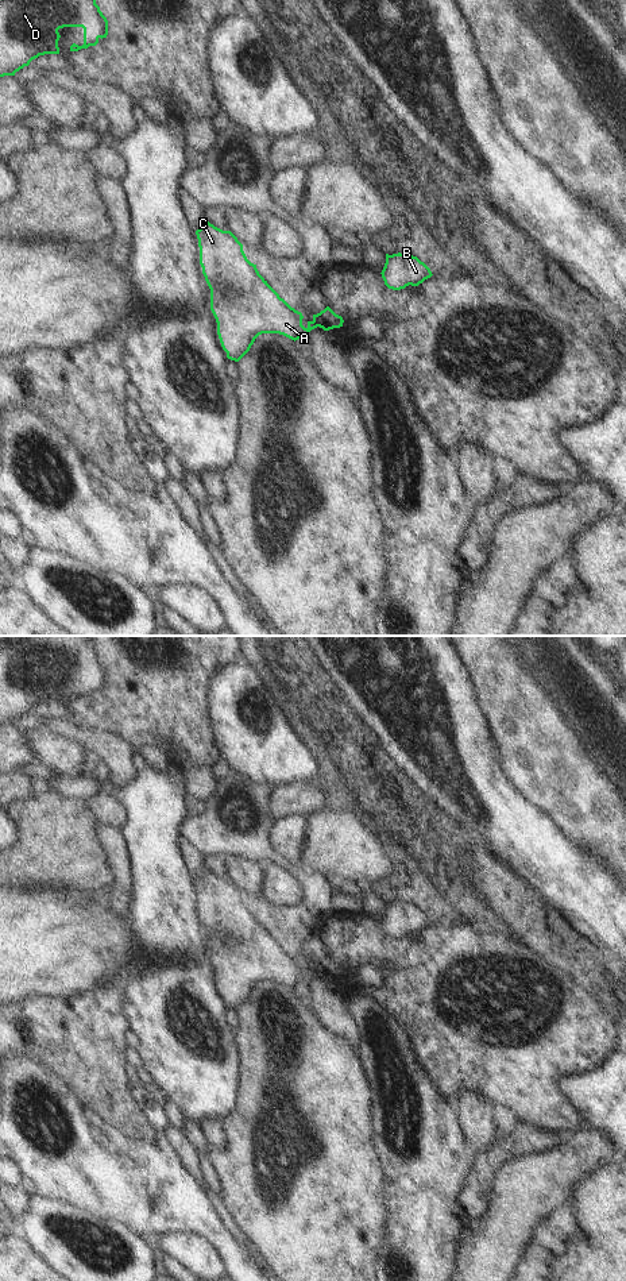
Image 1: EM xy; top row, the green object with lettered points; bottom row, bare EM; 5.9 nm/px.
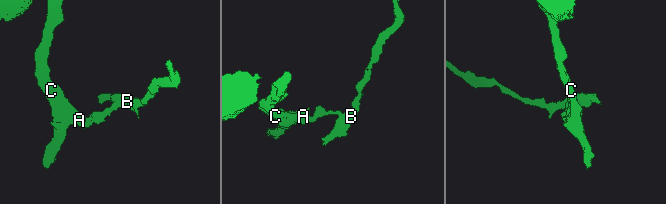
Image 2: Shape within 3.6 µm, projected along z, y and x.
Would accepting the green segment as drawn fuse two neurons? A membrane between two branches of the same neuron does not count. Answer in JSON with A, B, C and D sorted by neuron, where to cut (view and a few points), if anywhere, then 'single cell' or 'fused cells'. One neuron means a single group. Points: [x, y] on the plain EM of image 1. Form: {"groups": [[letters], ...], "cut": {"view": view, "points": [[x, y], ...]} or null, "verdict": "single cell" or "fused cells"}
{"groups": [["A", "C", "D"], ["B"]], "cut": {"view": "xy", "points": [[313, 968], [316, 975]]}, "verdict": "fused cells"}

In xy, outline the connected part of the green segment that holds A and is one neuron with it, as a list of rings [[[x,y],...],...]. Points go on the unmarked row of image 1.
[[[205,868],[196,883],[210,937],[210,958],[228,1007],[239,1010],[262,981],[279,981],[295,989],[317,976],[314,969],[302,973],[302,961],[267,931],[231,879]]]

